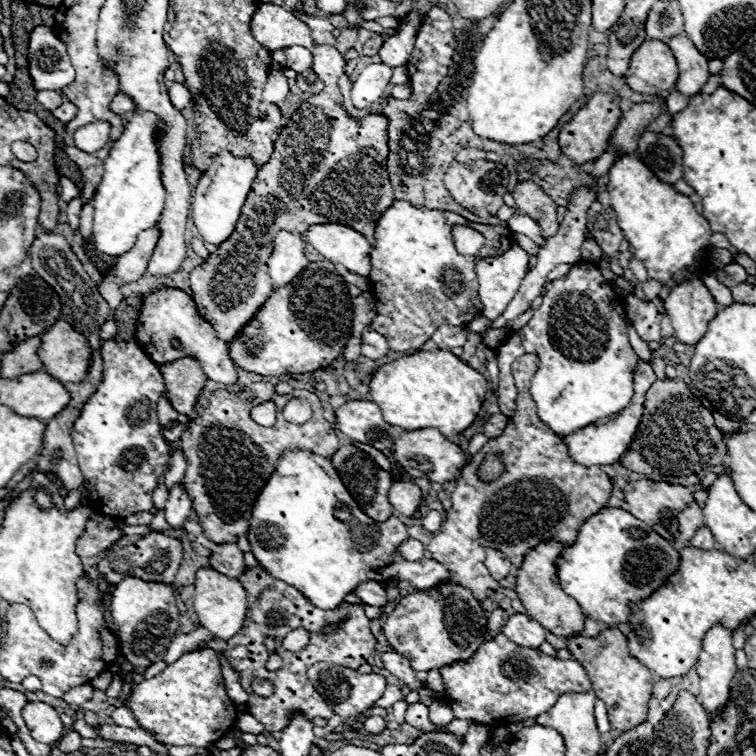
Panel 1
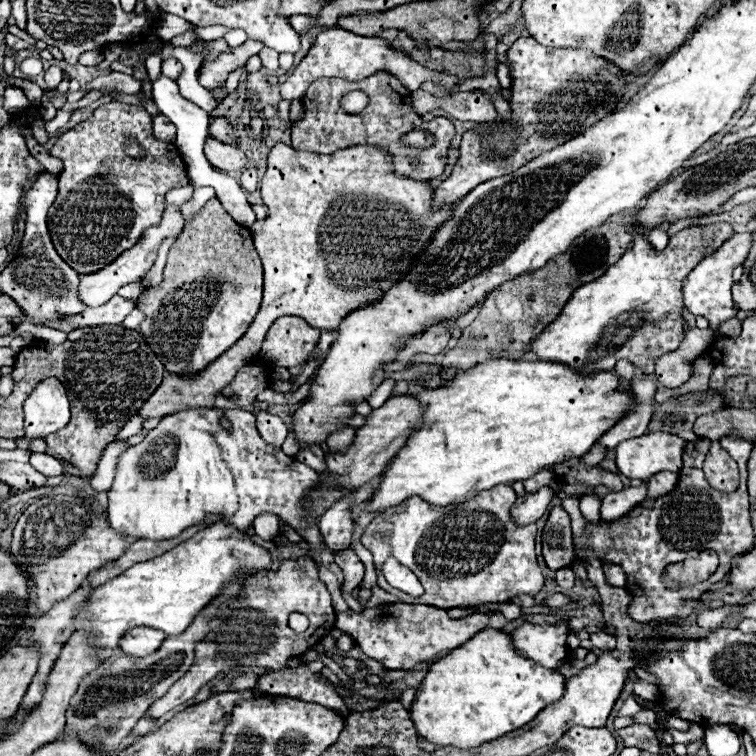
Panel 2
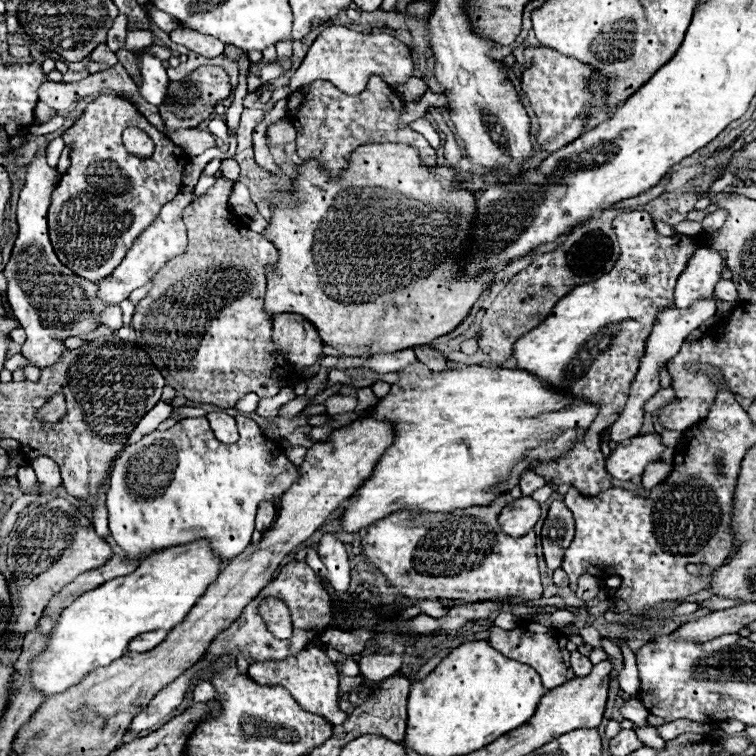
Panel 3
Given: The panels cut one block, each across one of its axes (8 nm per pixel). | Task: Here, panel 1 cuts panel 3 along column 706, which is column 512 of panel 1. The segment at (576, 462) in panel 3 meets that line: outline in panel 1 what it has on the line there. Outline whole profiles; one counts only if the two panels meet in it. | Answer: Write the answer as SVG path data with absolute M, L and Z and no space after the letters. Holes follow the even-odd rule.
M396 200L396 204L384 212L380 224L376 224L376 244L370 248L370 284L378 298L378 312L372 320L372 328L388 340L394 352L420 350L442 324L464 326L482 312L482 302L476 292L476 256L460 256L456 252L450 238L452 224L466 224L484 234L486 242L478 256L500 256L512 248L514 234L506 226L468 222L460 214L412 206L406 200Z

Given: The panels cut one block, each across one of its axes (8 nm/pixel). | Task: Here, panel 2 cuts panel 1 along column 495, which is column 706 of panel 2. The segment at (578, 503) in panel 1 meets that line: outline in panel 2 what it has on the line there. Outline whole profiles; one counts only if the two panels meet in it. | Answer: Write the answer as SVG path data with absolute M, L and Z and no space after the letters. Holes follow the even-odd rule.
M726 436L720 438L720 446L738 462L740 468L740 486L734 492L716 492L710 488L710 484L704 478L702 462L710 448L708 438L700 438L698 442L688 442L684 450L684 466L680 470L680 478L676 488L668 494L656 500L654 508L642 508L636 506L632 512L622 516L614 522L600 520L592 532L590 538L584 536L584 518L578 510L578 498L564 498L562 508L572 518L572 532L574 532L574 548L576 548L576 560L584 560L584 548L590 546L596 550L596 556L602 562L618 564L628 576L626 588L632 592L632 604L630 604L630 616L634 620L658 620L658 618L670 618L670 616L690 616L696 608L702 592L706 592L712 584L720 582L730 572L730 562L734 556L748 552L754 546L752 536L752 524L750 524L750 503L747 490L747 462L750 458L750 442ZM702 550L714 550L720 558L720 566L716 570L716 576L710 576L708 580L696 584L696 586L672 586L666 588L660 580L662 570L668 564L682 562L686 558L692 558L700 554Z

